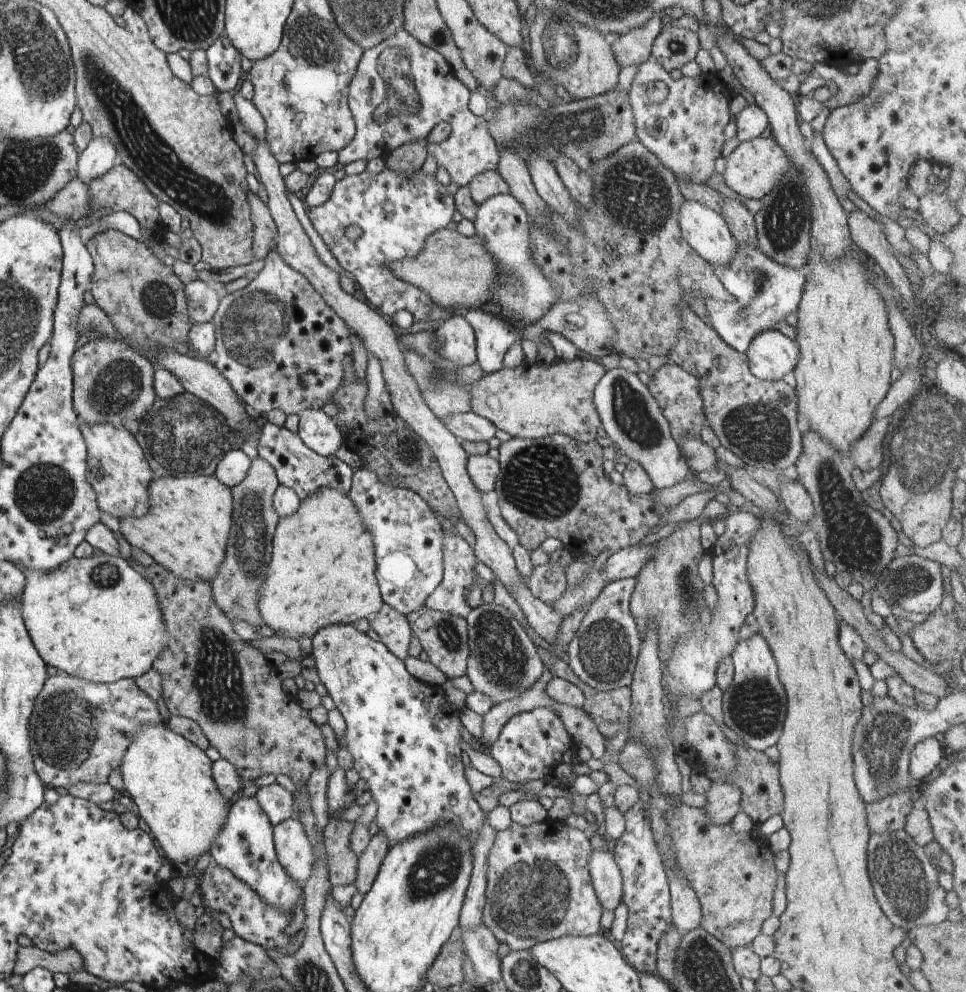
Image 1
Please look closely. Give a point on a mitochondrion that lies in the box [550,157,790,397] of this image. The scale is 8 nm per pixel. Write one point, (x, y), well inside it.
(761, 278)

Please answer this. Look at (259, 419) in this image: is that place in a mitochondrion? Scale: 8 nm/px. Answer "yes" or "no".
no

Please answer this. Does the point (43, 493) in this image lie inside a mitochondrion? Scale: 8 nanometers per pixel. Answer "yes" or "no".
yes

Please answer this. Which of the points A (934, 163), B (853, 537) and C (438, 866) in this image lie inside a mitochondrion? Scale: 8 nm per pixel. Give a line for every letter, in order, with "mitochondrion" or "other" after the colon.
A: other
B: mitochondrion
C: mitochondrion

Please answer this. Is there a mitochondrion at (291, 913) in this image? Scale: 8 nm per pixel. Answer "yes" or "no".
no

